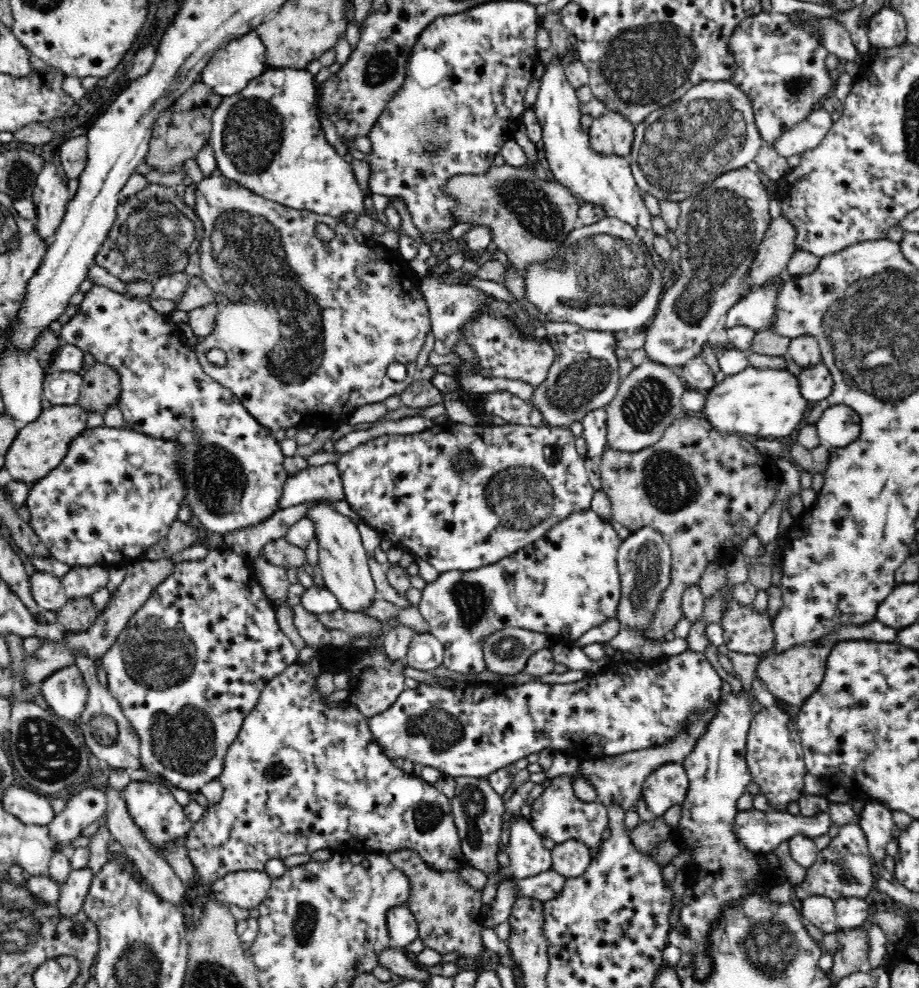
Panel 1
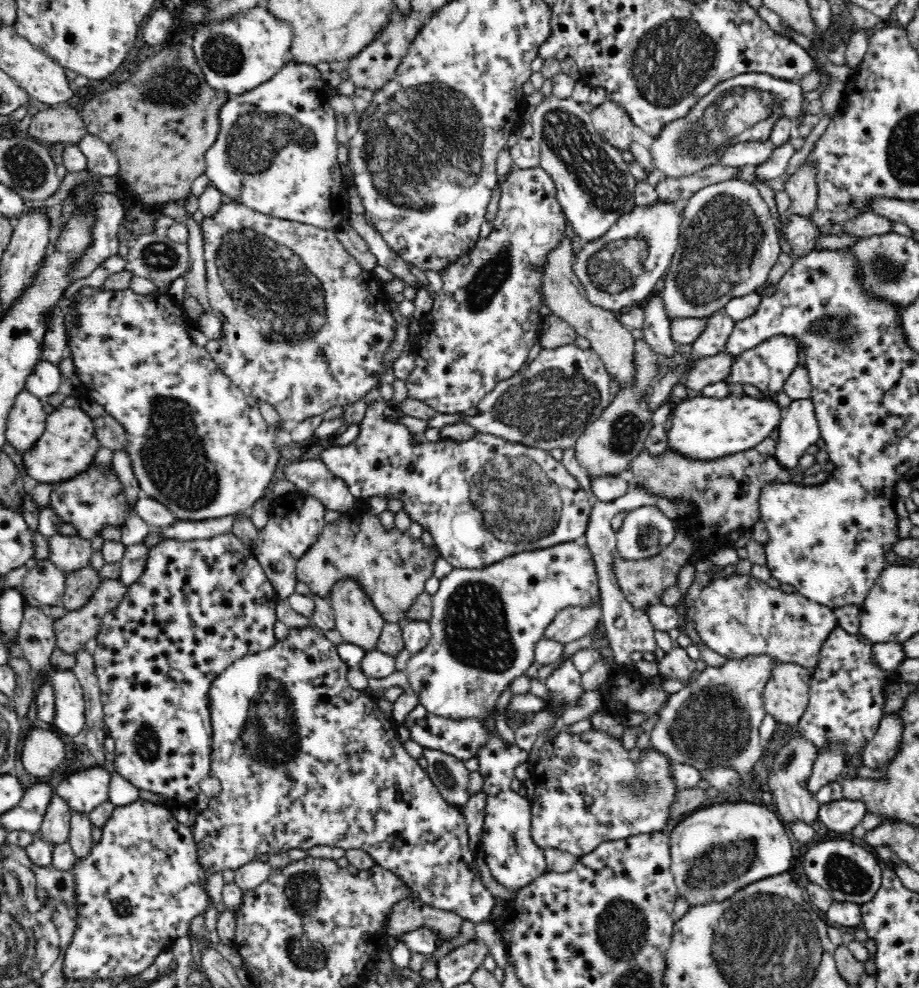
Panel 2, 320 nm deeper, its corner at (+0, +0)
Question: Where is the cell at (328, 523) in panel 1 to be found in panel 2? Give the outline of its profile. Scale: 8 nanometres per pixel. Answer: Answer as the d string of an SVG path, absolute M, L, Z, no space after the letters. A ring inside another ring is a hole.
M354 579L339 580L330 593L329 601L335 615L335 629L340 632L344 642L360 646L365 653L376 649L385 622L360 583Z

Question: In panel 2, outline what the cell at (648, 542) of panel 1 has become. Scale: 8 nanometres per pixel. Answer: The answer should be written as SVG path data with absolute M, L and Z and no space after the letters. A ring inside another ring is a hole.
M644 505L627 512L615 535L619 555L626 560L640 560L660 554L674 540L676 531L674 521L661 512L661 508Z

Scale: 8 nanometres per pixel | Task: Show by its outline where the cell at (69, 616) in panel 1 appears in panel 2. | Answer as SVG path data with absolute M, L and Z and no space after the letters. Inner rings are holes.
M82 566L80 570L72 570L65 578L63 607L68 611L82 608L92 598L92 595L101 585L99 571L92 567Z

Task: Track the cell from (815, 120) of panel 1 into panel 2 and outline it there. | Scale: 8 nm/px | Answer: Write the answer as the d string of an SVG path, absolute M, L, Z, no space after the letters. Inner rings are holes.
M742 141L732 144L732 146L726 146L724 152L718 156L718 160L714 164L728 167L740 167L746 166L746 164L752 164L756 166L766 162L768 156L772 154L774 150L774 143L764 144L760 141Z

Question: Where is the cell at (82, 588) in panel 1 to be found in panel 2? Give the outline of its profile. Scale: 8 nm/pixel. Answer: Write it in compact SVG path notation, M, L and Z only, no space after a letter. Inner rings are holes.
M55 534L48 537L49 559L64 572L80 570L90 564L92 545L90 538L80 535Z

